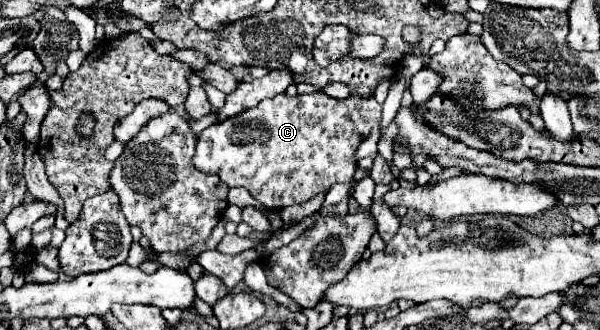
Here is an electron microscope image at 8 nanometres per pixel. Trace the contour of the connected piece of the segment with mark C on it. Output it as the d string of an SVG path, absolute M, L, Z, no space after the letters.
M285 93L277 95L277 97L271 97L267 101L261 101L257 107L253 109L247 109L227 121L221 121L221 123L215 123L211 127L207 127L199 137L197 137L197 151L195 151L195 157L193 157L193 165L203 171L203 173L213 173L217 175L223 183L227 183L229 187L245 187L251 197L255 197L263 209L269 209L269 211L277 211L277 209L283 209L283 207L289 207L289 205L295 205L295 203L305 203L309 201L313 195L317 195L319 191L325 191L329 189L331 185L335 183L347 183L353 179L353 173L357 171L357 165L355 165L355 149L359 147L359 143L369 135L369 131L379 123L381 119L381 105L373 99L373 97L357 97L357 95L351 95L347 99L333 99L325 93L313 93L313 95L295 95L295 97L289 97Z

